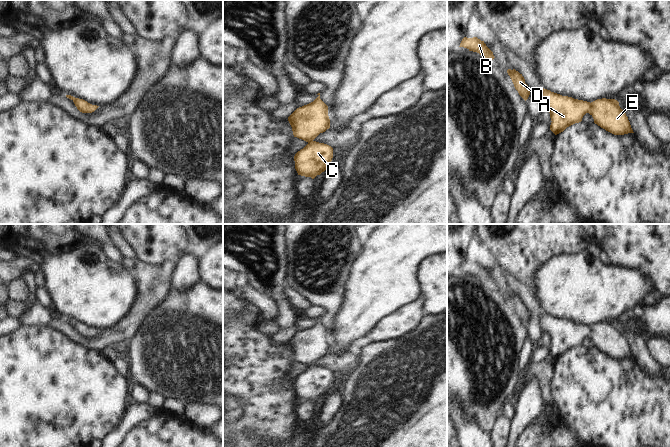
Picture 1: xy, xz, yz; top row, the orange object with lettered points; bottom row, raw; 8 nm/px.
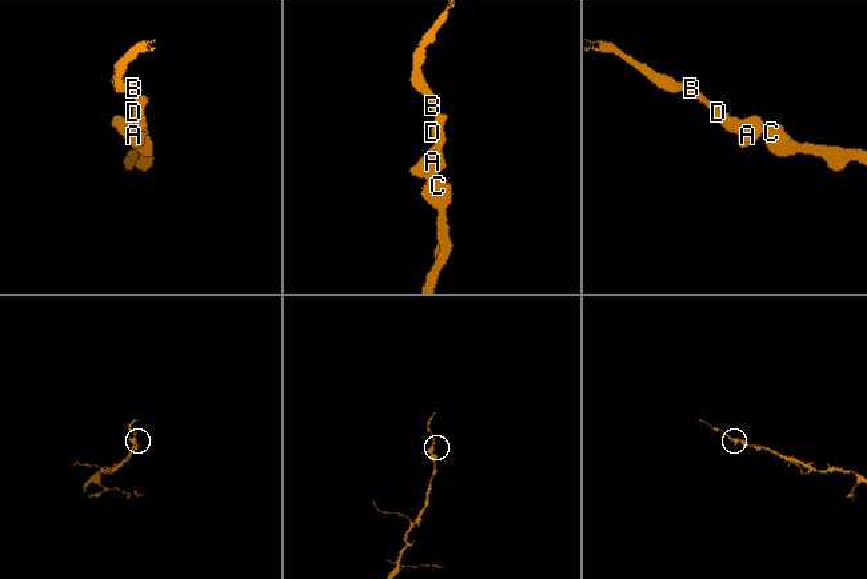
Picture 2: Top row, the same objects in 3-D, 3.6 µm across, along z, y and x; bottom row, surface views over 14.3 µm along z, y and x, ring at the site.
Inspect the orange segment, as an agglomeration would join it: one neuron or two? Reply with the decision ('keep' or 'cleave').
keep

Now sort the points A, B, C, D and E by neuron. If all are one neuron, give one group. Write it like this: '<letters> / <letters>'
A B C D E

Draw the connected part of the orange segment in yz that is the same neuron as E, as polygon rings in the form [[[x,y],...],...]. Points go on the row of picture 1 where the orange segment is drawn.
[[[542,88],[540,103],[550,113],[550,130],[555,135],[581,122],[586,113],[593,117],[595,124],[614,135],[634,133],[626,113],[615,99],[602,98],[590,103]]]

